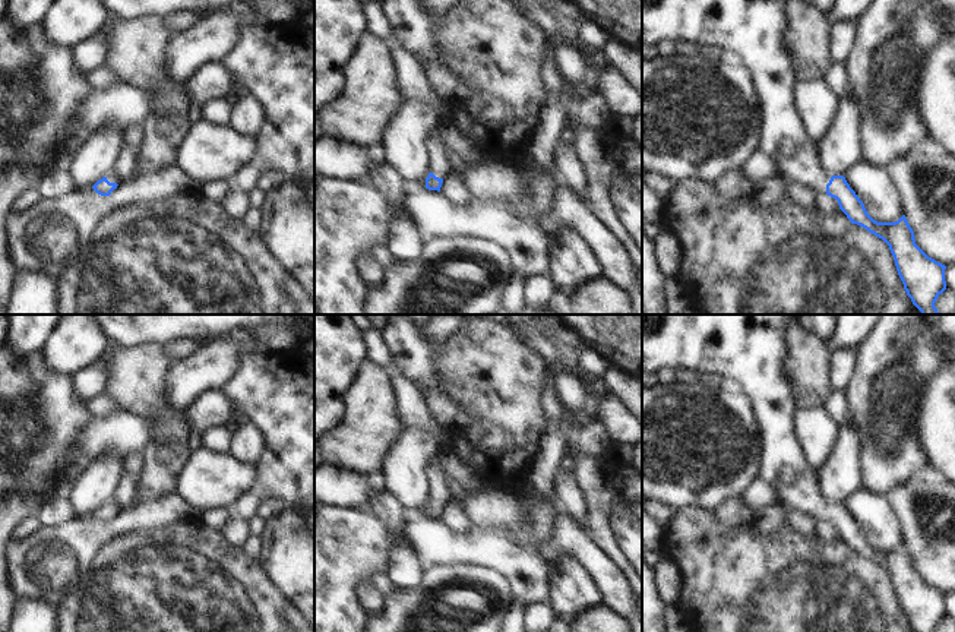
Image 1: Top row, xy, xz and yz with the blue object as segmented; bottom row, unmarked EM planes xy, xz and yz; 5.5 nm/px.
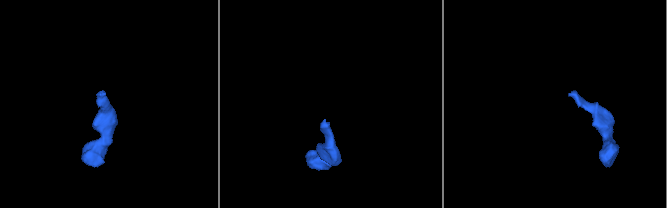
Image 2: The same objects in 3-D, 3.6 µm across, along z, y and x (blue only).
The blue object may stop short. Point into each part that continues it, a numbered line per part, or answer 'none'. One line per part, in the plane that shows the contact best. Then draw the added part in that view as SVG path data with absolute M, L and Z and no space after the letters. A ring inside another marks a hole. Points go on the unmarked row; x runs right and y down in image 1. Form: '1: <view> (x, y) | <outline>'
1: yz (752, 350) | M642 315L642 372L695 370L715 373L736 380L749 396L755 418L763 433L763 462L759 478L772 483L788 511L800 509L810 514L816 522L826 521L831 508L819 492L818 475L809 468L804 454L796 439L794 389L785 376L784 366L790 354L787 334L790 322L799 315Z

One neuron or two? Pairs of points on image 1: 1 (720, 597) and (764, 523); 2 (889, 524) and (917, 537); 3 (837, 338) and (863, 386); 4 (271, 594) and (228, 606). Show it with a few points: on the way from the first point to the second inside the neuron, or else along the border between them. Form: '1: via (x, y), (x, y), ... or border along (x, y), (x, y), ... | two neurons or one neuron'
1: border along (787, 521), (775, 533), (755, 533), (748, 525) | two neurons
2: border along (888, 498), (892, 511), (900, 518), (904, 542) | two neurons
3: border along (872, 329), (859, 347) | two neurons
4: via (261, 604), (239, 606) | one neuron

